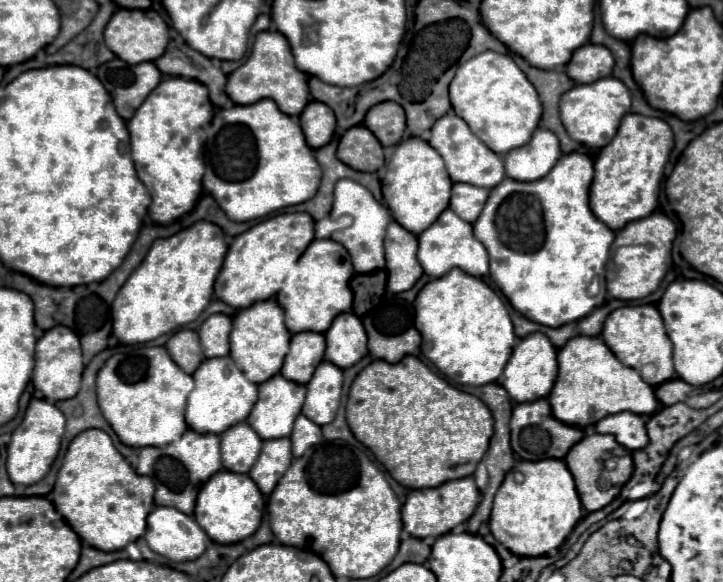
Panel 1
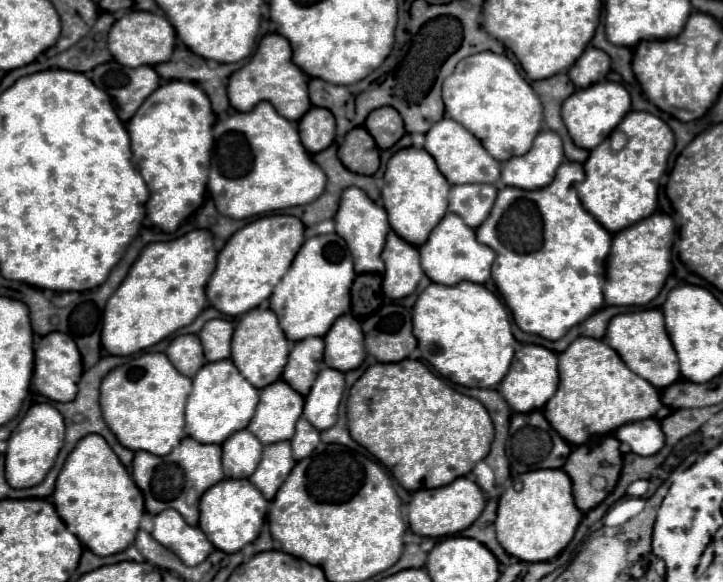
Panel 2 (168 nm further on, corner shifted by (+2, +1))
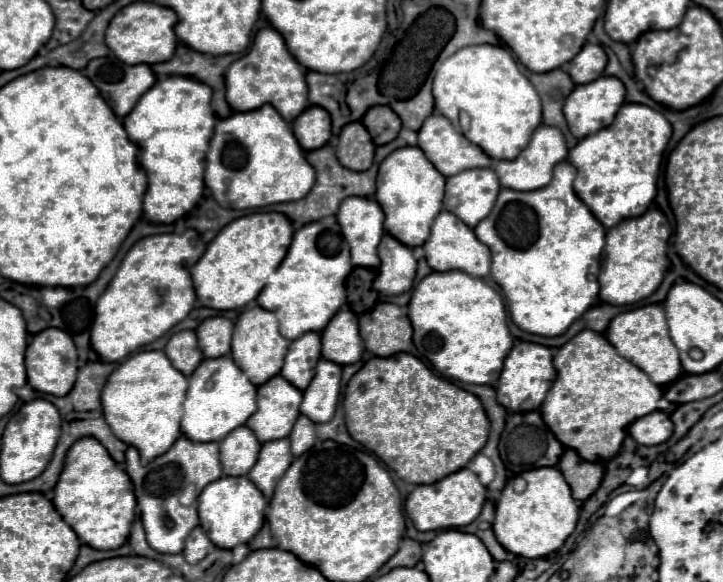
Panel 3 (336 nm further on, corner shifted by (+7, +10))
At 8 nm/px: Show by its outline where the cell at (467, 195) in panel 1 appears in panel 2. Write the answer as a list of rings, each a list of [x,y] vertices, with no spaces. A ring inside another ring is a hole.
[[[484,183],[452,185],[448,195],[448,211],[460,215],[468,227],[478,229],[482,221],[490,215],[496,195],[498,195],[496,185]]]

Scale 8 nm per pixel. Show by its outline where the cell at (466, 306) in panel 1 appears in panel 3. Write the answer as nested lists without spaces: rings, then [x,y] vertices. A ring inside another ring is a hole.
[[[431,272],[411,293],[407,316],[413,326],[413,344],[419,354],[445,378],[453,378],[469,384],[493,384],[497,382],[503,360],[517,342],[527,342],[511,336],[509,317],[503,298],[481,278],[473,278],[465,272]]]

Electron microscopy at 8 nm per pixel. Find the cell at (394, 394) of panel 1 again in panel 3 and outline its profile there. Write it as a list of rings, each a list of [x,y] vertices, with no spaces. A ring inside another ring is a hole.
[[[405,352],[395,354],[393,358],[371,358],[371,360],[349,380],[349,384],[347,384],[347,388],[345,388],[343,400],[338,404],[338,407],[339,406],[343,409],[345,426],[347,430],[349,430],[349,434],[351,434],[357,442],[361,442],[367,450],[371,450],[377,458],[381,458],[401,480],[405,480],[405,482],[409,482],[409,484],[433,484],[433,482],[445,478],[447,474],[453,474],[453,472],[465,468],[465,464],[485,446],[487,434],[489,434],[489,418],[487,418],[487,414],[485,414],[485,410],[483,410],[483,406],[481,406],[481,402],[479,402],[479,398],[477,398],[475,394],[471,394],[471,392],[467,392],[467,390],[463,390],[463,388],[459,388],[459,386],[455,386],[453,382],[438,376],[431,368],[423,364],[419,358],[415,358],[415,356],[411,356],[411,354],[405,354]]]

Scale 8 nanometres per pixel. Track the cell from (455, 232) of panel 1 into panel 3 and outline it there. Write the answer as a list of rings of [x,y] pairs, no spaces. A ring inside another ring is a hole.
[[[441,210],[439,216],[435,218],[435,222],[431,226],[431,234],[429,234],[427,242],[423,244],[423,250],[425,250],[425,258],[427,258],[429,268],[435,272],[461,270],[471,276],[485,278],[491,270],[489,246],[485,246],[481,240],[477,240],[473,230],[469,226],[465,226],[465,222],[461,222],[453,212],[447,212],[447,210]]]

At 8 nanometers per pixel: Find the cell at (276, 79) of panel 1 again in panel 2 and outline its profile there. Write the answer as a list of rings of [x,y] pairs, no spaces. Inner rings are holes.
[[[276,33],[262,37],[250,63],[232,73],[228,83],[228,99],[230,105],[242,113],[252,111],[260,101],[270,101],[284,119],[290,119],[294,123],[302,119],[302,115],[312,107],[308,99],[308,75],[292,63],[292,51],[288,39]]]

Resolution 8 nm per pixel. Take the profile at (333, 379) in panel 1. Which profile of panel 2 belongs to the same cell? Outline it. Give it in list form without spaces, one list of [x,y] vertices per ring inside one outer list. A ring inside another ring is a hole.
[[[324,367],[314,381],[308,397],[304,399],[304,417],[318,427],[318,431],[330,429],[336,423],[338,405],[344,393],[344,373]]]

